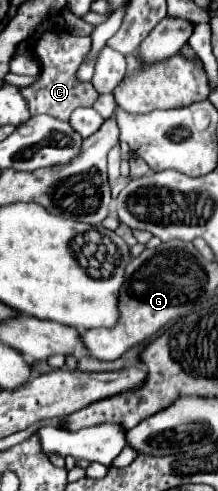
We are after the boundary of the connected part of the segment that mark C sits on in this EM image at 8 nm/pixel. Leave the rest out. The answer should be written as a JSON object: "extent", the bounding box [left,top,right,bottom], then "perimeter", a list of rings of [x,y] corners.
{"extent":[20,29,98,121],"perimeter":[[[64,29],[54,31],[54,35],[42,35],[36,41],[34,55],[42,63],[40,81],[36,81],[30,87],[20,89],[30,105],[30,115],[46,113],[46,115],[52,115],[56,119],[68,121],[70,113],[76,107],[92,107],[94,105],[94,101],[98,99],[96,89],[90,83],[76,79],[76,71],[78,71],[80,63],[84,61],[84,57],[88,55],[88,51],[90,51],[90,37],[78,37],[78,35],[72,35]]]}

